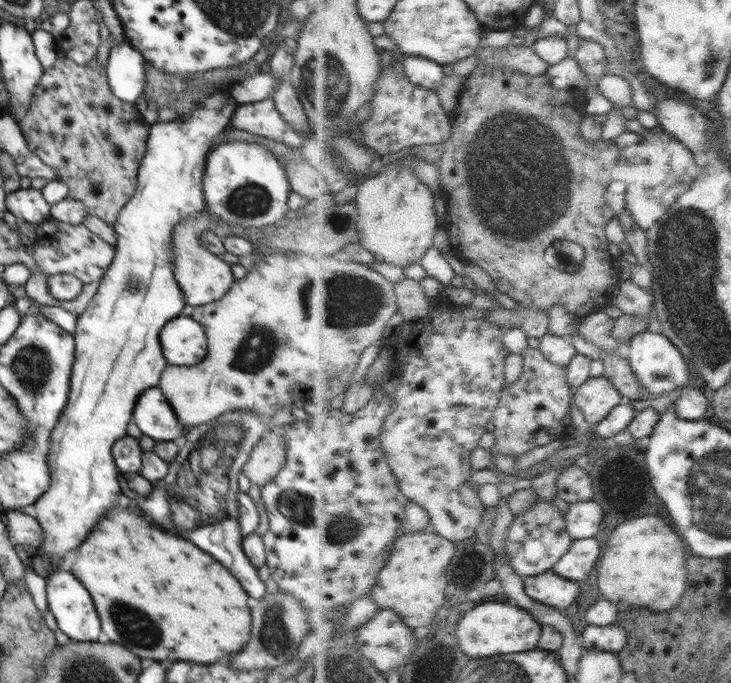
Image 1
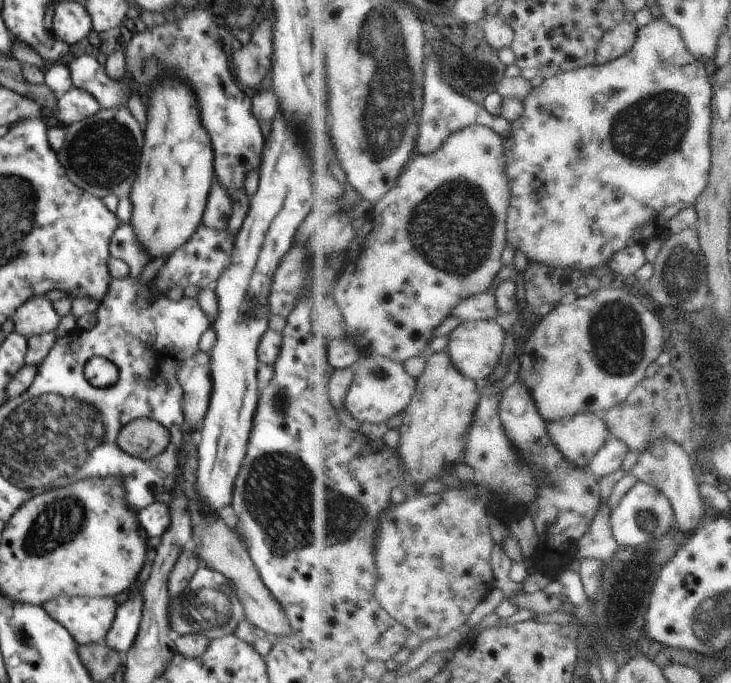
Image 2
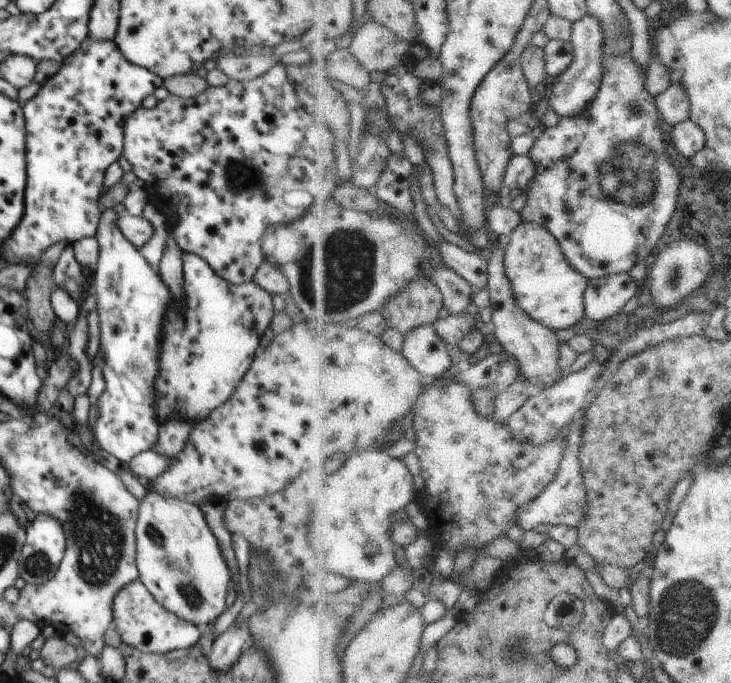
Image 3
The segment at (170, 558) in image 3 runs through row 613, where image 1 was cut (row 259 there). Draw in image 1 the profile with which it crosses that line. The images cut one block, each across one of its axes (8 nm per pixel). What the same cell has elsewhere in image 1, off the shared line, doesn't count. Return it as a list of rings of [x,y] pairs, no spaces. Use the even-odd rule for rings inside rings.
[[[206,212],[196,217],[186,217],[178,221],[178,225],[172,229],[173,276],[182,290],[185,304],[193,307],[204,306],[223,298],[235,282],[230,266],[221,256],[213,254],[200,242],[200,236],[206,232],[223,238],[230,230],[220,221],[212,221]]]

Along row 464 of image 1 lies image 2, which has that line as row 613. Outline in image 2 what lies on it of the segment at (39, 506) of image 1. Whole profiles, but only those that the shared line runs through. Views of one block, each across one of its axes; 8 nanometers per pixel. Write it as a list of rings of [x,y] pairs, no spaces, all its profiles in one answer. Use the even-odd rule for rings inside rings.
[[[62,595],[43,604],[44,610],[69,630],[80,645],[102,643],[115,619],[117,603],[112,597],[88,598]]]

